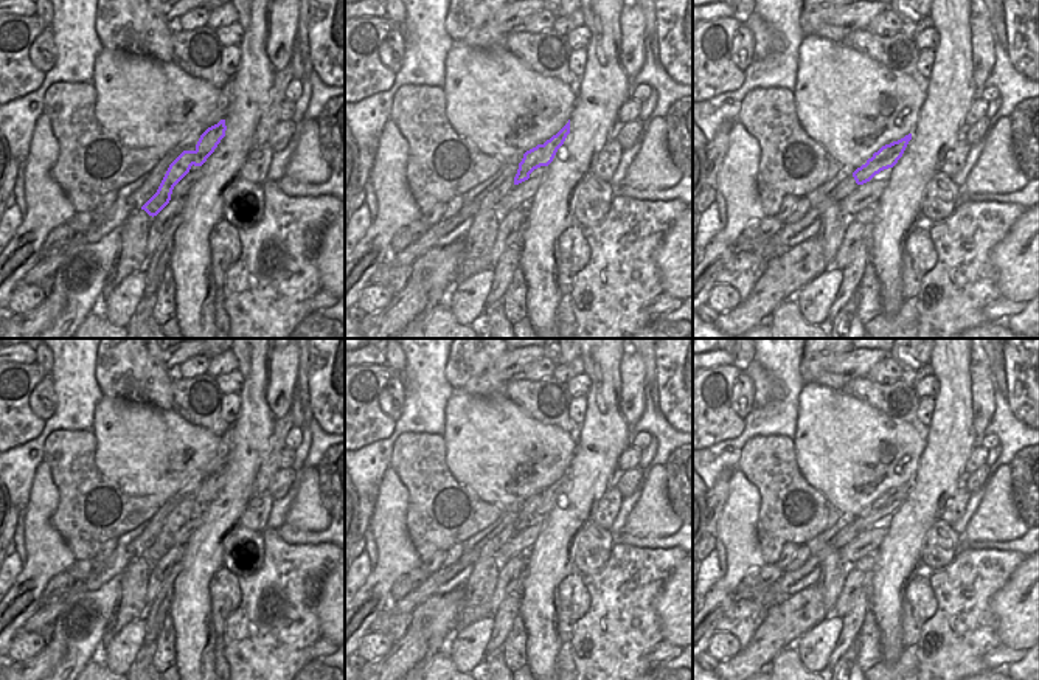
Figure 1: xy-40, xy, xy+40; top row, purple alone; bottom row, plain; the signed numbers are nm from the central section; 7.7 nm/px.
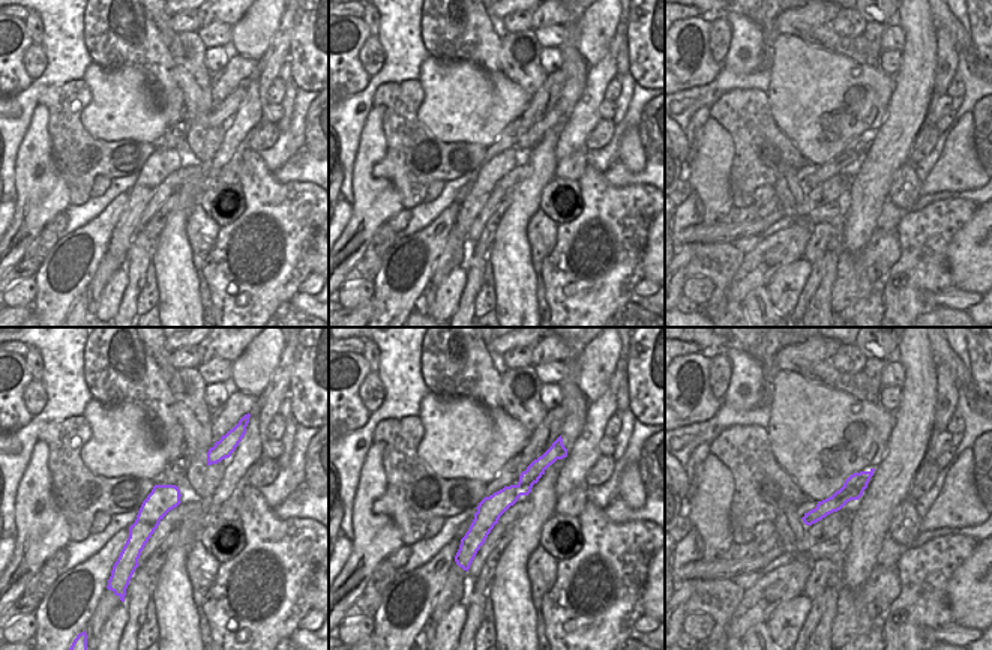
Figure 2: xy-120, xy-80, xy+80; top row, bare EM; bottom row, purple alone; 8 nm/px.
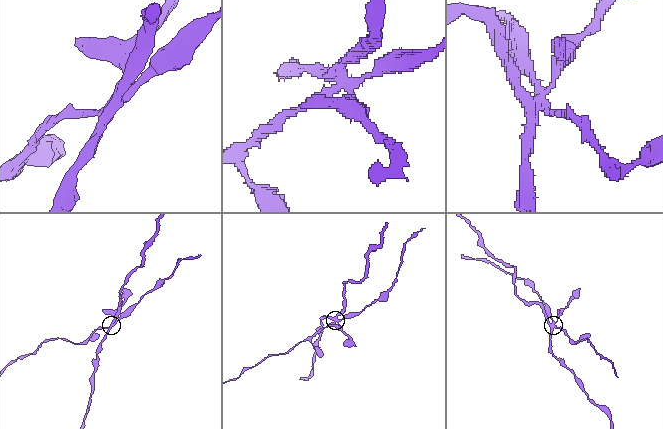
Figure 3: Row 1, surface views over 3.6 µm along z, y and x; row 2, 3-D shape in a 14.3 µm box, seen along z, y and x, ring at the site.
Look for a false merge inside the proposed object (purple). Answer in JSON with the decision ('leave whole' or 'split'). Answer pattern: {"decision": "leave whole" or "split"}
{"decision": "split"}

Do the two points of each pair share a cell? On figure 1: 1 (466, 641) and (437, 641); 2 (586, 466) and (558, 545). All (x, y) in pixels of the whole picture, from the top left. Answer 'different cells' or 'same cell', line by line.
1: different cells
2: same cell

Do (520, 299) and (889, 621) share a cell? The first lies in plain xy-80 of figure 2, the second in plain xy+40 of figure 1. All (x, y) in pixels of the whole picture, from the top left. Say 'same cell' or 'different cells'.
same cell

